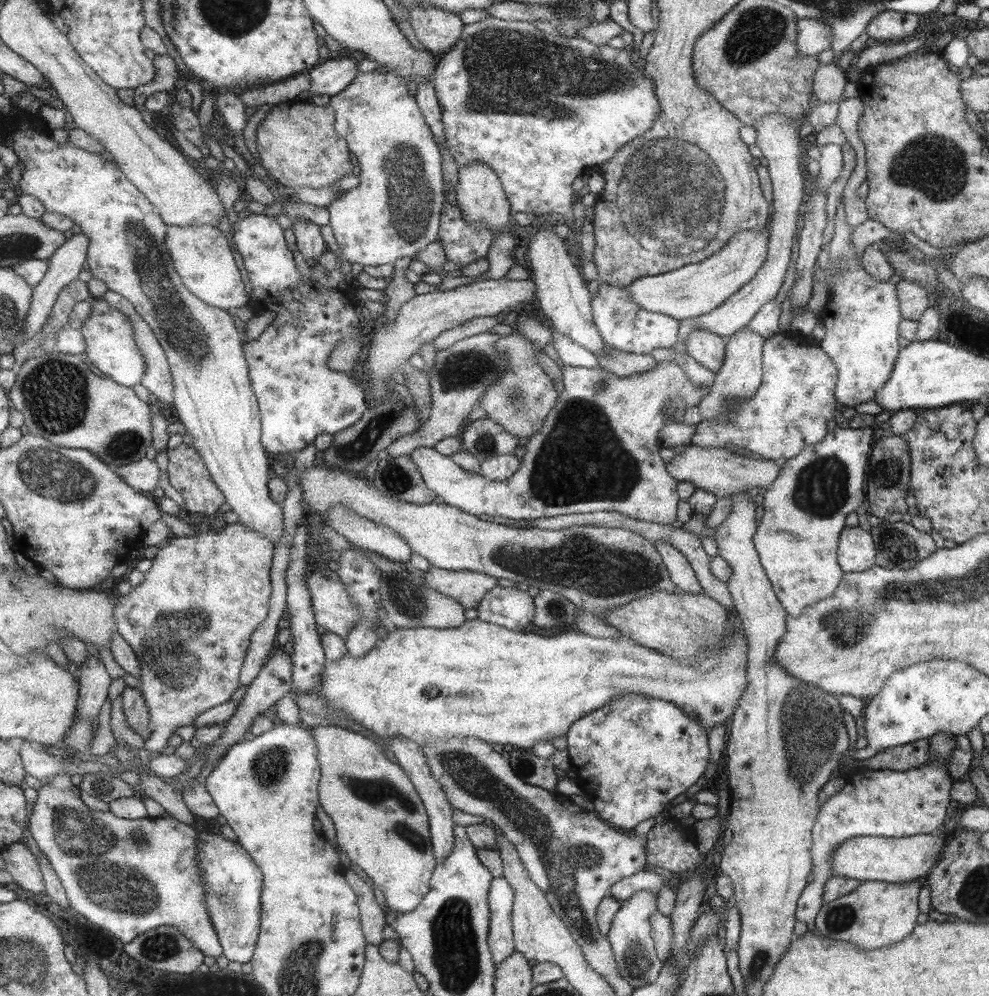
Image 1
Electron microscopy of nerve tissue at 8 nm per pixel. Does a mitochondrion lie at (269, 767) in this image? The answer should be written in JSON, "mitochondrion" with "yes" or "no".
{"mitochondrion":"yes"}

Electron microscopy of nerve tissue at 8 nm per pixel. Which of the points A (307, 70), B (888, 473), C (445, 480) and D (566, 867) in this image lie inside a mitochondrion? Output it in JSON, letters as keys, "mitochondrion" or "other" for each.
{"A":"other","B":"mitochondrion","C":"other","D":"mitochondrion"}

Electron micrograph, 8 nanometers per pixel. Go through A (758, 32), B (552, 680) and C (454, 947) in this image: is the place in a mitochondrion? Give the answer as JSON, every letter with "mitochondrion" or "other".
{"A":"mitochondrion","B":"other","C":"mitochondrion"}

